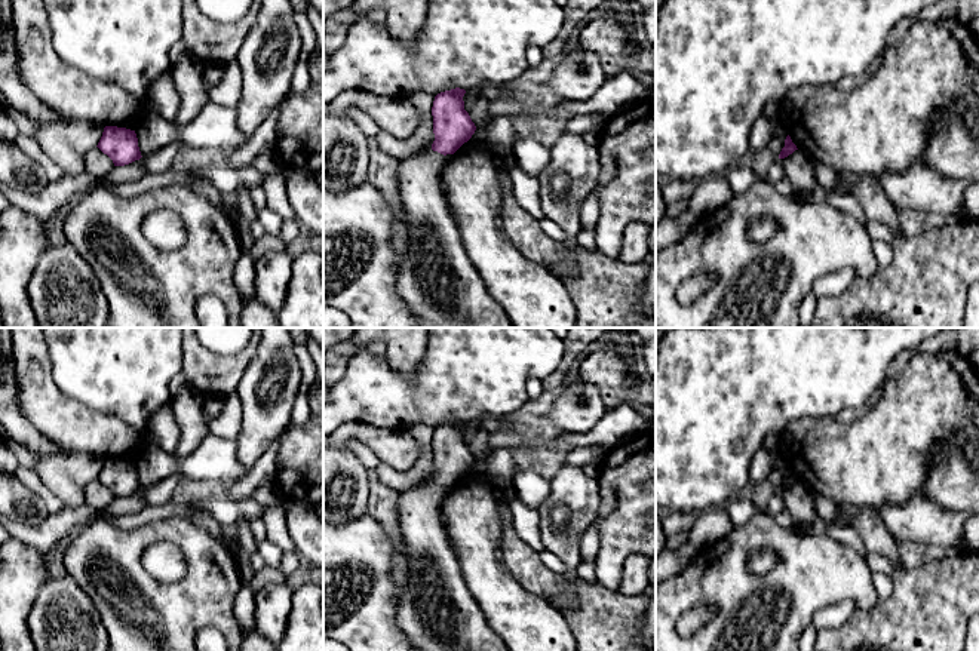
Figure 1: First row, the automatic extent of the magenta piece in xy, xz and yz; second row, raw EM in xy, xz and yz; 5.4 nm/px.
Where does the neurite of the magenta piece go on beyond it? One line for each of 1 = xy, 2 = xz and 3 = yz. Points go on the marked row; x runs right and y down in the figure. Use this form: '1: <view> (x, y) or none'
1: none
2: xz (436, 279)
3: none

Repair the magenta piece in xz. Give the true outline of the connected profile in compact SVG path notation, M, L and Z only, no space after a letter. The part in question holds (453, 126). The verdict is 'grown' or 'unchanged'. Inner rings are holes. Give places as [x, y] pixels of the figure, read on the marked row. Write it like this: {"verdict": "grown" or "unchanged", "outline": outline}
{"verdict": "grown", "outline": "M455 87L435 96L432 147L399 160L398 184L402 199L399 218L406 222L409 245L406 252L399 255L396 292L417 317L418 328L513 328L472 264L444 194L444 157L454 154L476 130L464 110L464 93L464 89Z"}

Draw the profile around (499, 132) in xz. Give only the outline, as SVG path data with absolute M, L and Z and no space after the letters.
M494 114L484 128L476 128L469 141L478 141L487 147L504 147L512 153L516 139L516 130L510 117Z

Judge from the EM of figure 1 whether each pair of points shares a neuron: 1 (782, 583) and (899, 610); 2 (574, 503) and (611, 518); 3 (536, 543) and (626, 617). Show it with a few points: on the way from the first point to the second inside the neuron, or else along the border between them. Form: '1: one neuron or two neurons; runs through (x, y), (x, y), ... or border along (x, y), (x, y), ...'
1: two neurons; border along (878, 599), (869, 608), (856, 610)
2: two neurons; border along (598, 479), (600, 506), (592, 525)
3: two neurons; border along (513, 528), (539, 553)

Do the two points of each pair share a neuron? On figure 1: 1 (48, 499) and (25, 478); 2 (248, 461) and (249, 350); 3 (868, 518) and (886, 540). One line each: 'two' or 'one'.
1: one
2: two
3: one

